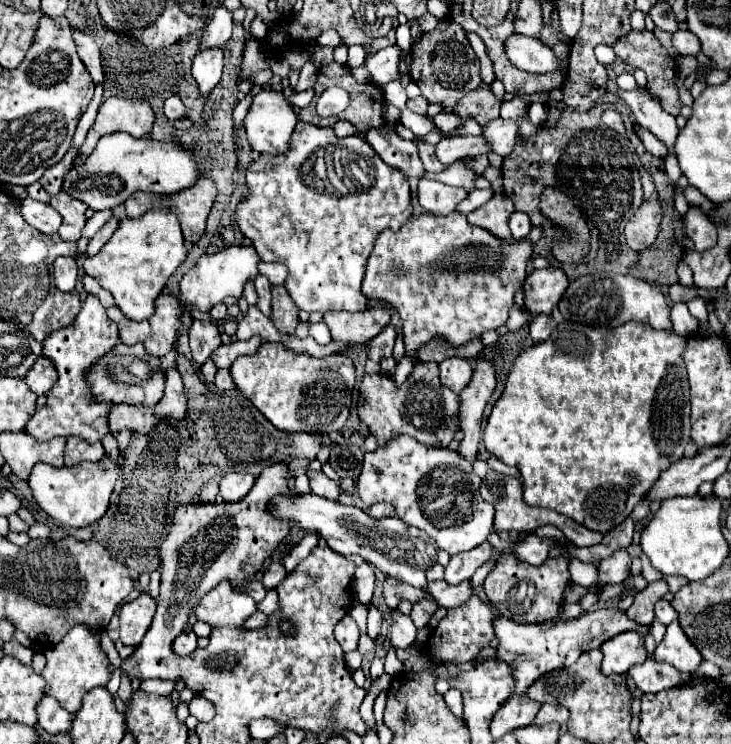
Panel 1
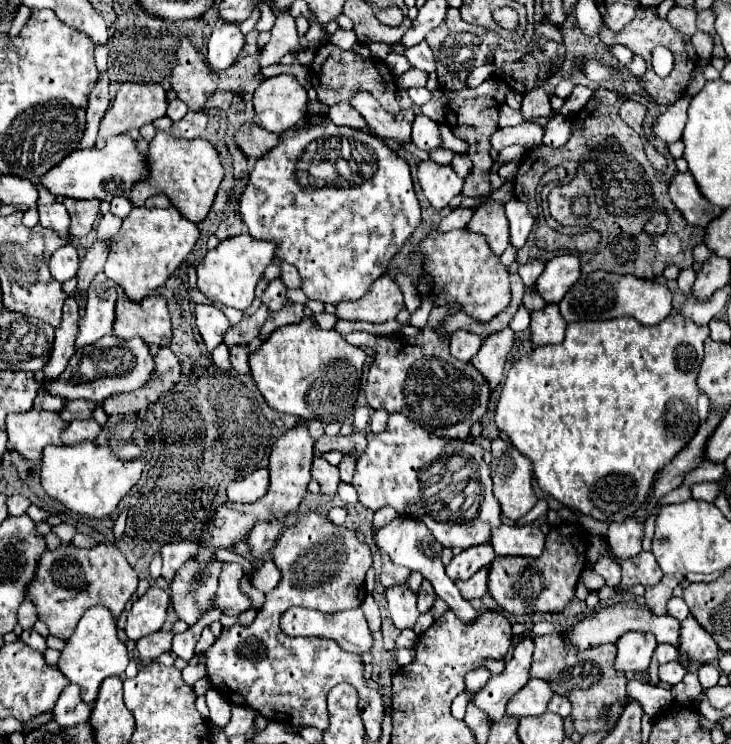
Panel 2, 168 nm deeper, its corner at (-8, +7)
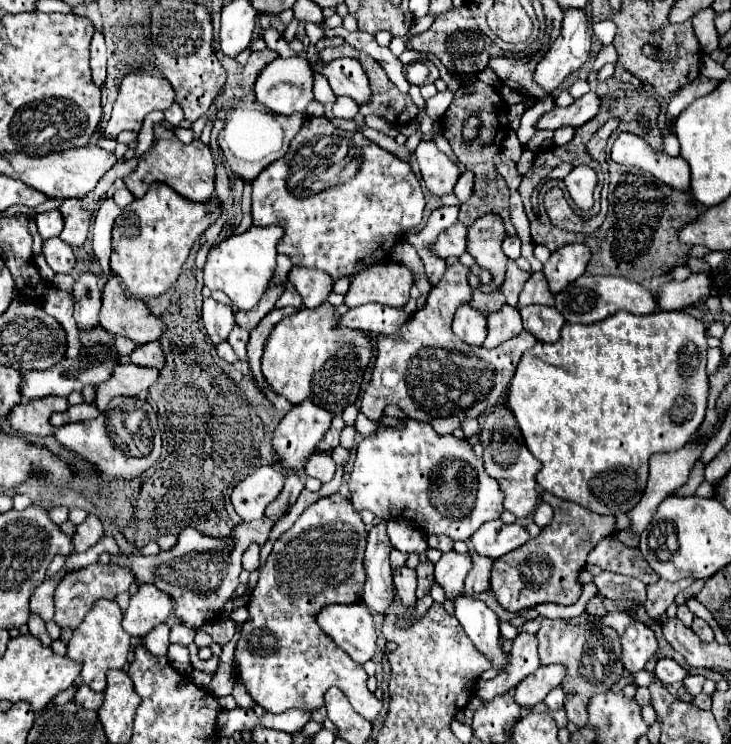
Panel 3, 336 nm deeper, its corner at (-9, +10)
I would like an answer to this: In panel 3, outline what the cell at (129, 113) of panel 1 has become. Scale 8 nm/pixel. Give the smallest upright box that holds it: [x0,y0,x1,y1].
[104,73,174,139]

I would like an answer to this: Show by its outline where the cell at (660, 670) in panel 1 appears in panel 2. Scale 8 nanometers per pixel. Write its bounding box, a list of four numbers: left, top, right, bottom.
[659,662,685,686]

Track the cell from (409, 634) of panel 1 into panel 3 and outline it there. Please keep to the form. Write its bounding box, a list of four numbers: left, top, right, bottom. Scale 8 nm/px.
[394,569,416,609]

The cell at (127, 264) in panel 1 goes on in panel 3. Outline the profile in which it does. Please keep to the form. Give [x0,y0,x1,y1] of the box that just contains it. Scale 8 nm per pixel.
[110,183,220,297]

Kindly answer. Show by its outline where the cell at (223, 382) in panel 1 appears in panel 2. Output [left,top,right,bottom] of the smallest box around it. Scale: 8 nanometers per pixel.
[231,346,249,374]

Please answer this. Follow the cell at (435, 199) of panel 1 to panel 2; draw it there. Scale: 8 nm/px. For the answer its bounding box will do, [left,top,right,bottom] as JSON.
[417,160,463,210]

